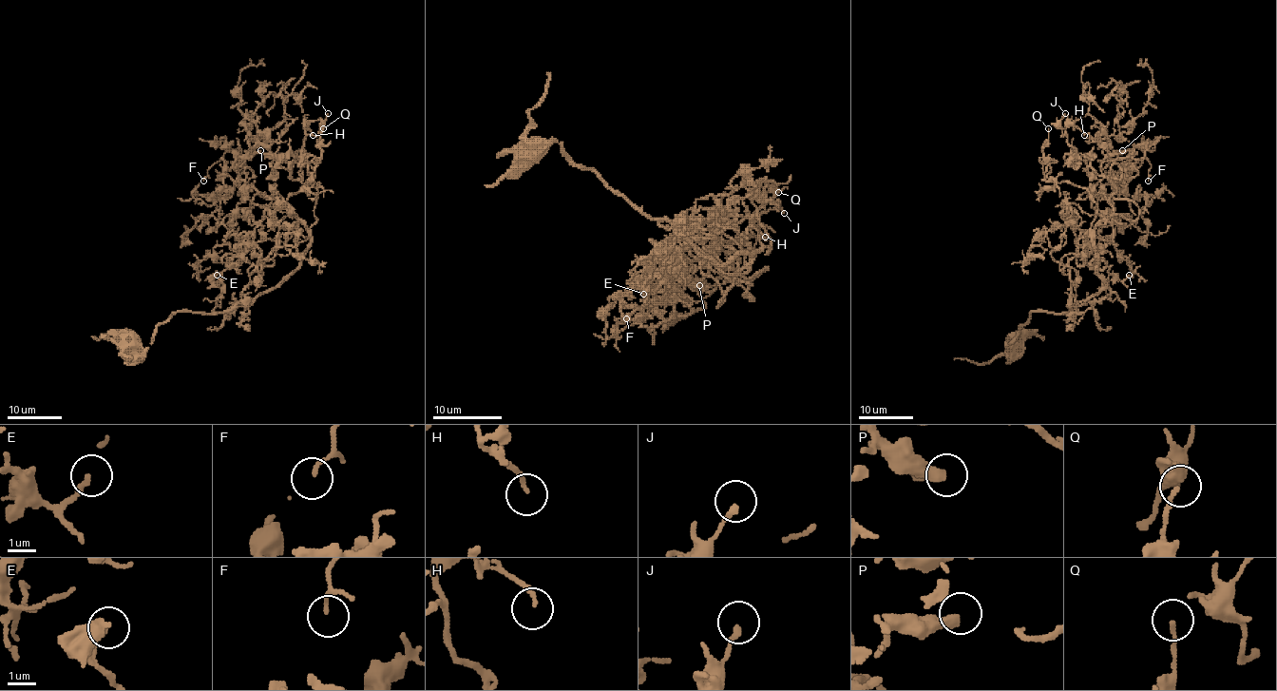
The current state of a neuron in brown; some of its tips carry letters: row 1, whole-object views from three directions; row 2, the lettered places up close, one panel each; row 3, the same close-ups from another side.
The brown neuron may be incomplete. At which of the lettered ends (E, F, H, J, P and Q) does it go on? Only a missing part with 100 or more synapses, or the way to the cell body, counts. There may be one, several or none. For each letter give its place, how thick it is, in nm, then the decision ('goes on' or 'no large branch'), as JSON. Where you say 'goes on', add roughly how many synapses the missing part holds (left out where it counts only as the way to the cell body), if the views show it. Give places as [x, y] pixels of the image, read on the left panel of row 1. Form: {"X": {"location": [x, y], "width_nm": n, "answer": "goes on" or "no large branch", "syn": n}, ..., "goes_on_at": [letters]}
{"E": {"location": [217, 275], "width_nm": 160, "answer": "no large branch"}, "F": {"location": [203, 181], "width_nm": 130, "answer": "no large branch"}, "H": {"location": [313, 135], "width_nm": 130, "answer": "no large branch"}, "J": {"location": [328, 113], "width_nm": 180, "answer": "no large branch"}, "P": {"location": [260, 150], "width_nm": 400, "answer": "no large branch"}, "Q": {"location": [323, 128], "width_nm": 100, "answer": "no large branch"}, "goes_on_at": []}

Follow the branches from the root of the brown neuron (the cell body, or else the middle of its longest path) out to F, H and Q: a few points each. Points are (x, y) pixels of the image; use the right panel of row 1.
F: (1017, 342), (1032, 312), (1106, 286), (1095, 228), (1138, 208), (1095, 187), (1147, 150), (1148, 181)
H: (1017, 342), (1032, 312), (1106, 286), (1095, 228), (1122, 172), (1069, 163), (1065, 130), (1084, 135)
Q: (1017, 342), (1010, 350), (1032, 312), (1065, 313), (1106, 286), (1096, 202), (1044, 178), (1048, 128)

